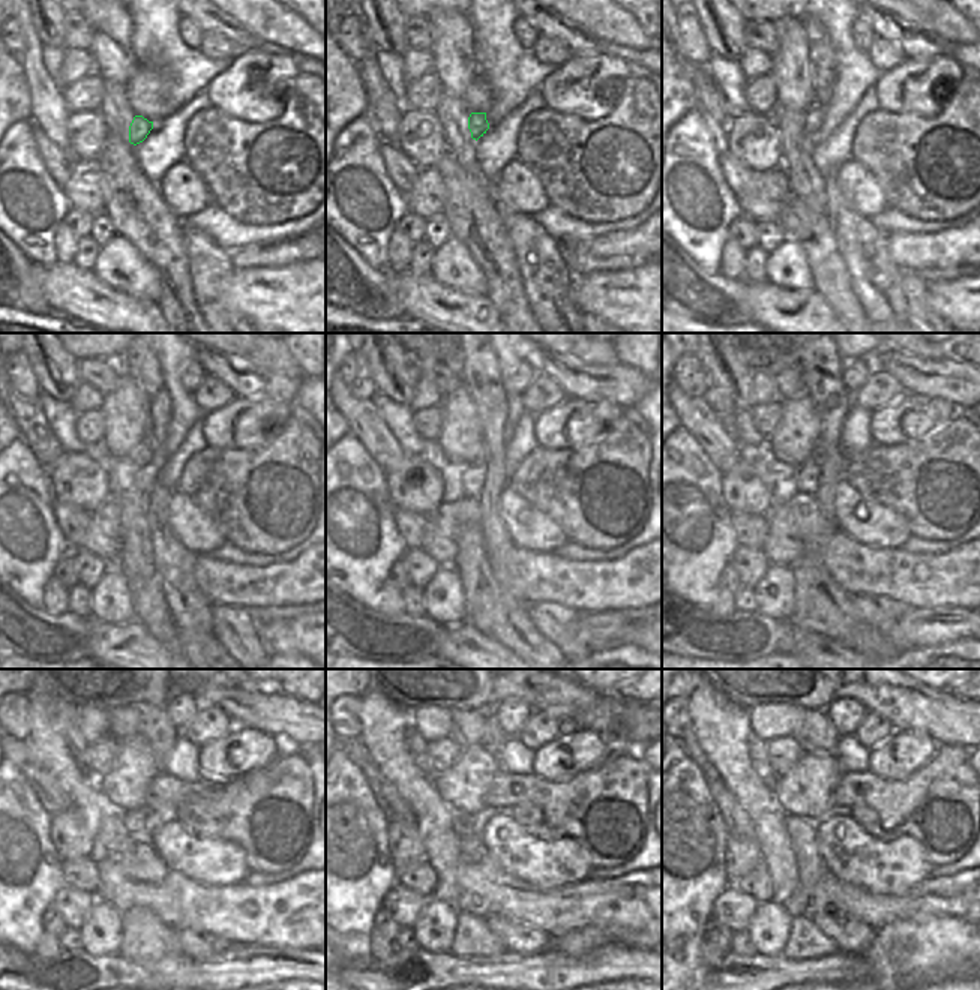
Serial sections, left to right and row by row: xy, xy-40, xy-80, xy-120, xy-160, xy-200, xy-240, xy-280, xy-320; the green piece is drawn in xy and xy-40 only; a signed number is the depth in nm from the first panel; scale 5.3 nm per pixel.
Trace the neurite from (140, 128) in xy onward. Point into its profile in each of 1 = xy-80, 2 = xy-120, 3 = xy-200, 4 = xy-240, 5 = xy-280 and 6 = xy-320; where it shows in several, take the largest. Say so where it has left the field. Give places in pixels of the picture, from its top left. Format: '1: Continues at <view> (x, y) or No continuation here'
1: Continues at xy-80 (812, 117)
2: Continues at xy-120 (143, 455)
3: Continues at xy-200 (817, 456)
4: Continues at xy-240 (165, 791)
5: Continues at xy-280 (553, 798)
6: Continues at xy-320 (893, 801)

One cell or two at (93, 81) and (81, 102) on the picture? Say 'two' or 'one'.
one

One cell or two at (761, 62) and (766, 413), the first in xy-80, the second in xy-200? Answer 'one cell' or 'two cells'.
two cells

